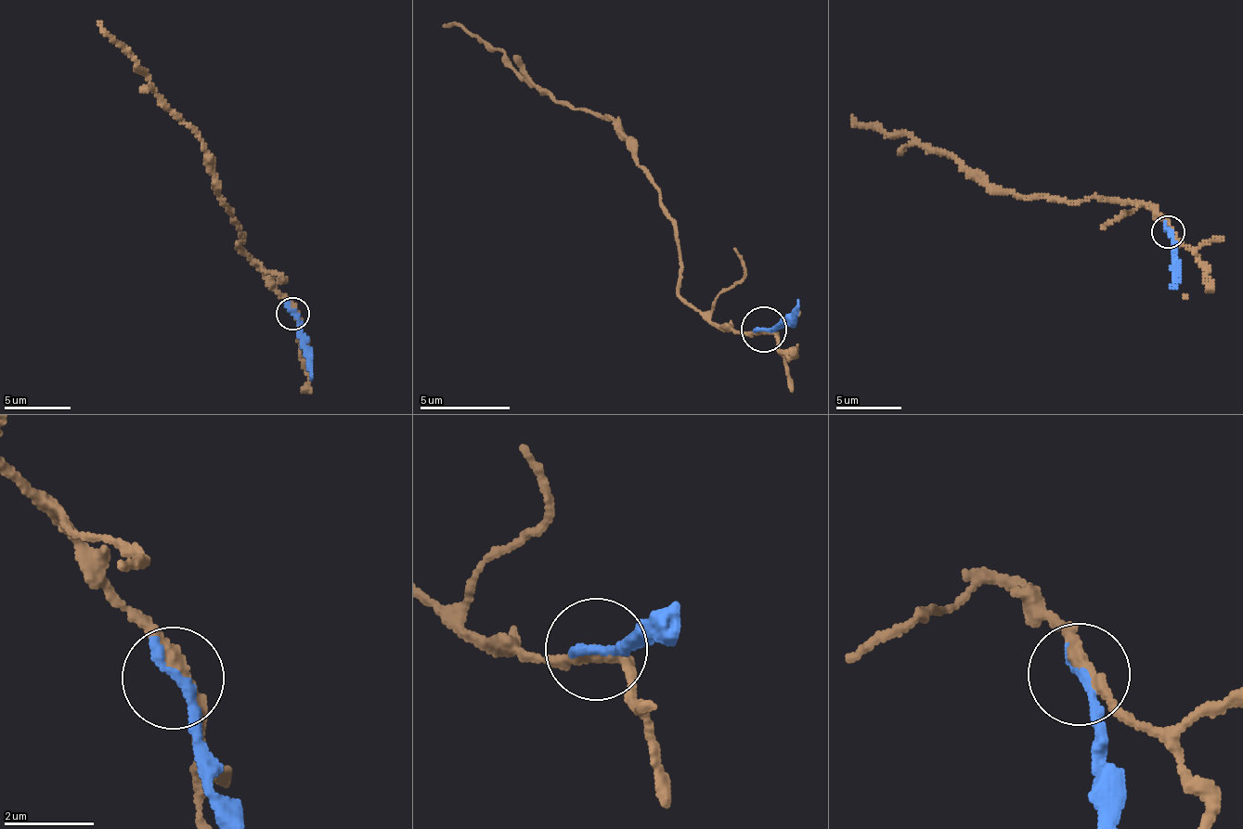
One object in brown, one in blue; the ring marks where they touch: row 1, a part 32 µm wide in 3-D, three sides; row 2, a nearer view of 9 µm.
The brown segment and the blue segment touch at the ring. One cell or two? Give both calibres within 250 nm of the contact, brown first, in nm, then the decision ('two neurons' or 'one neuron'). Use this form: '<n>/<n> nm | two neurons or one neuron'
240/280 nm | two neurons

